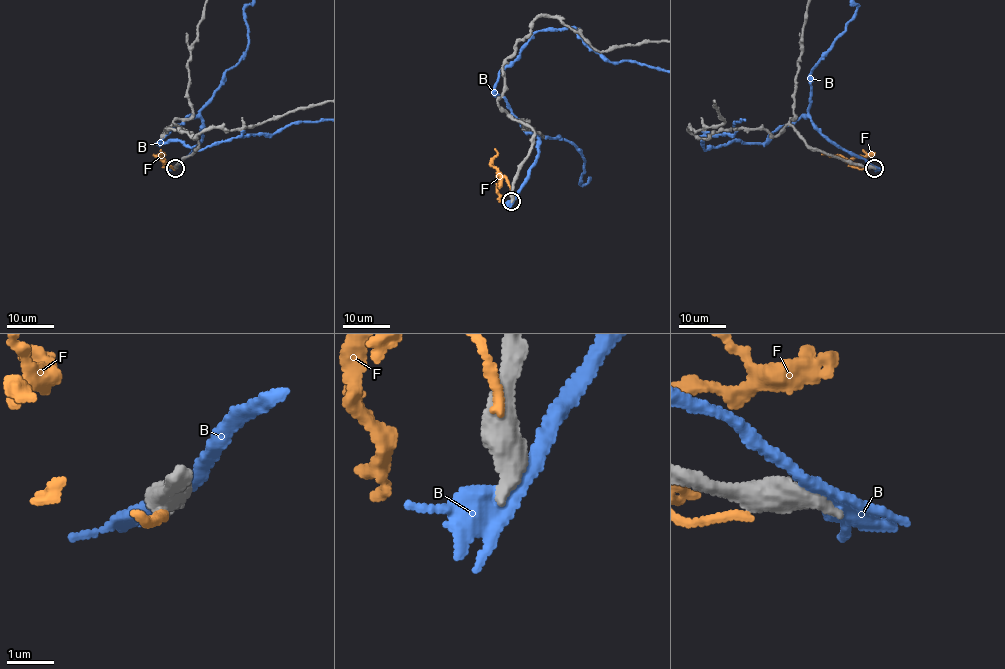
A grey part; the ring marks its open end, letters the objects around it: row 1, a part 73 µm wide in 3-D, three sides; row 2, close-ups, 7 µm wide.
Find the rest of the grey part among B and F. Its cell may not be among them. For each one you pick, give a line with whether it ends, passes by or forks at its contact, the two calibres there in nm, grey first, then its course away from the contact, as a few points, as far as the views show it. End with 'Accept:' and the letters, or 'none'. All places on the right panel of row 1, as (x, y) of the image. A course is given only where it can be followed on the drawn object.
Accept: none

